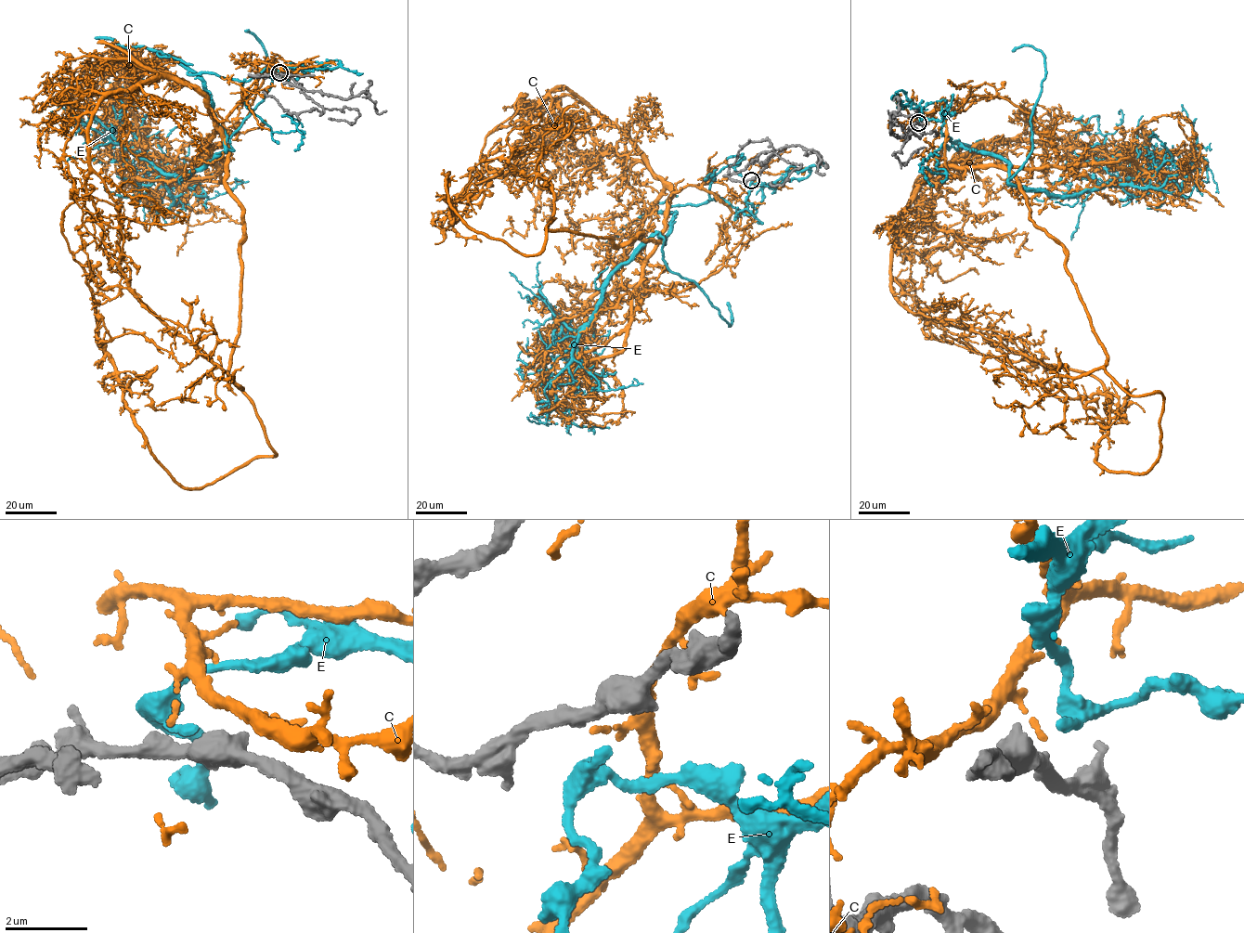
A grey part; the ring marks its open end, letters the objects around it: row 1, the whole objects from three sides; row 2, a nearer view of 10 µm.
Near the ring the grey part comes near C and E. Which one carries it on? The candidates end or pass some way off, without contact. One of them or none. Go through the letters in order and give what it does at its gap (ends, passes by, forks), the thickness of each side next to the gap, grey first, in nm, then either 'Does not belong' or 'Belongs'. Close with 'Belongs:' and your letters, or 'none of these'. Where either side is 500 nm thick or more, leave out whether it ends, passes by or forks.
C: It ends there. Thickness 340 nm (grey) against 110 nm. Does not belong
E: It ends there. Thickness 340 nm (grey) against 240 nm. Belongs
Belongs: E

